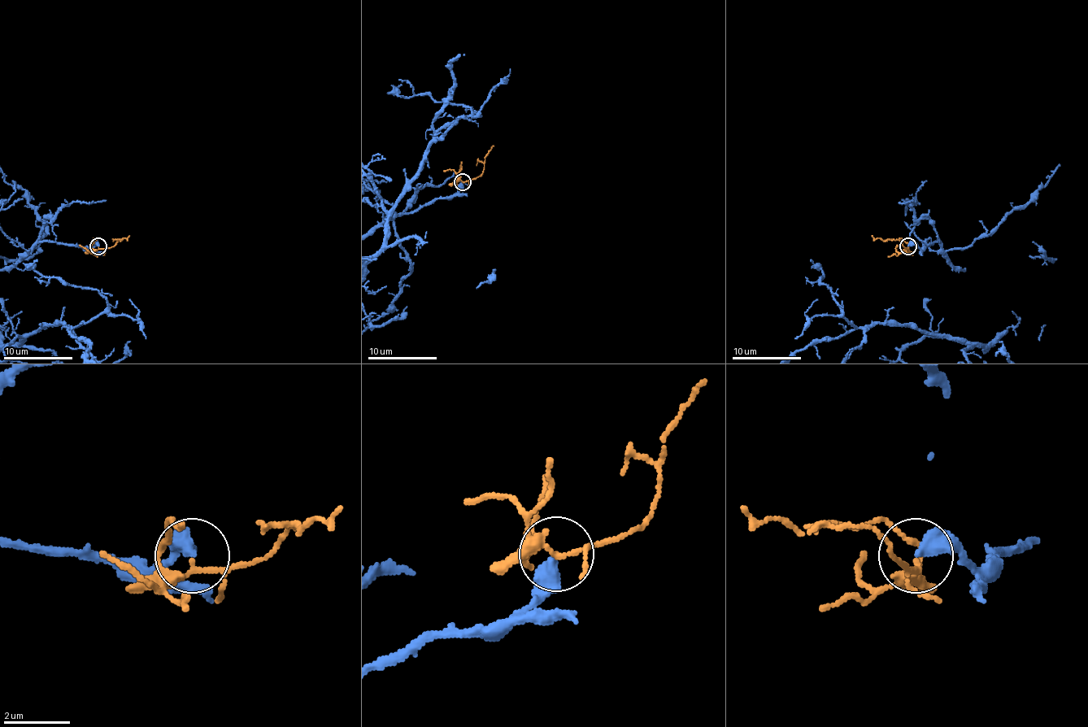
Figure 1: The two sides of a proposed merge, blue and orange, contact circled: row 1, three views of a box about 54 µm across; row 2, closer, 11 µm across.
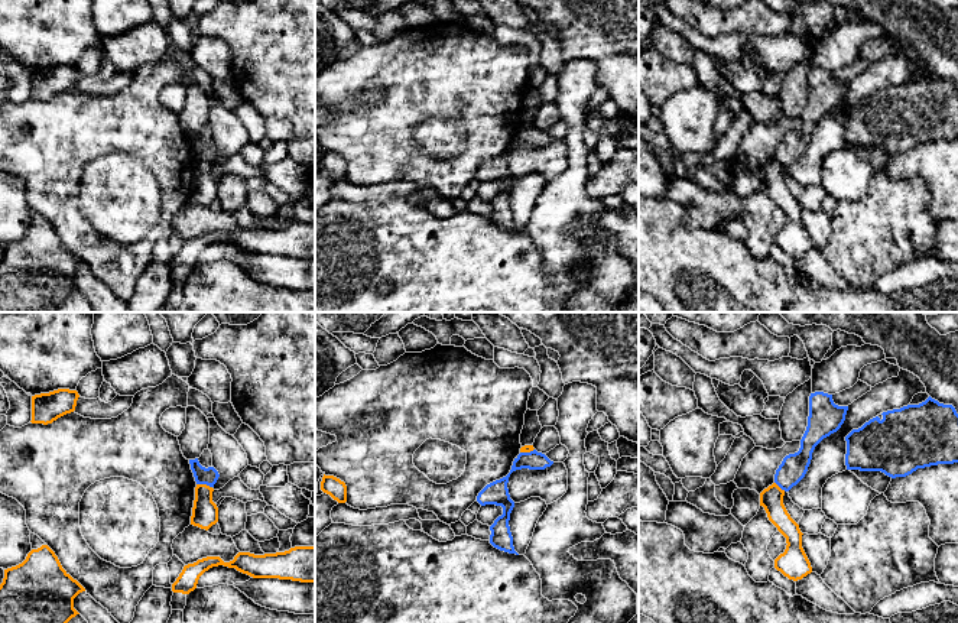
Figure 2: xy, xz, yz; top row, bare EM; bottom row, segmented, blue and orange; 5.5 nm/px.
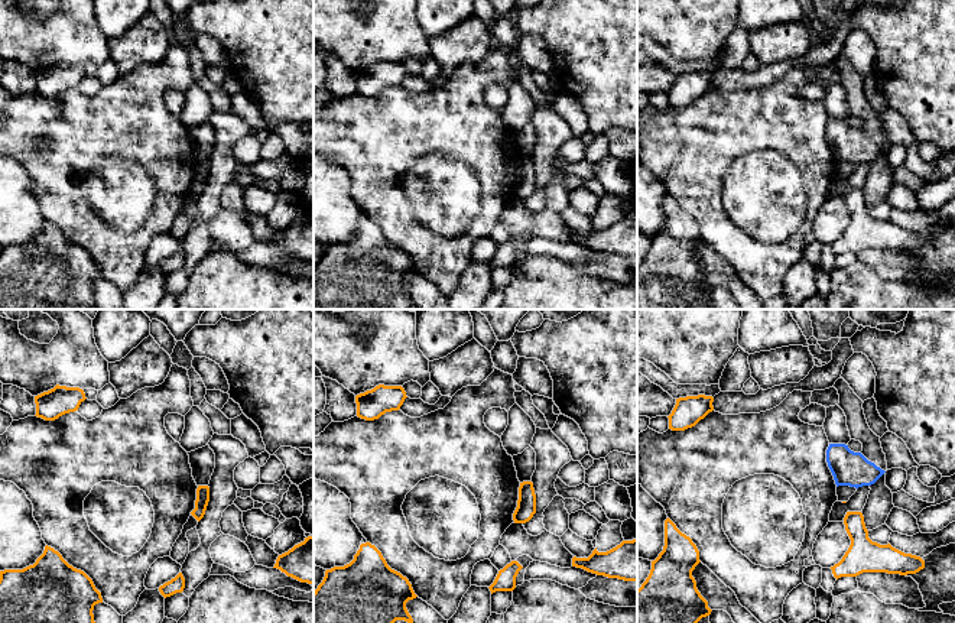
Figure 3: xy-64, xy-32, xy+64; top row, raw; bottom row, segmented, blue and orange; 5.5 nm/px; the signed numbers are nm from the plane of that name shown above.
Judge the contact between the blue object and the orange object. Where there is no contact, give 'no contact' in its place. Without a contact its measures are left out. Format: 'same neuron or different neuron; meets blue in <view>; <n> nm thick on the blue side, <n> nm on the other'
different neuron; meets blue in xy; 100 nm thick on the blue side, 140 nm on the other

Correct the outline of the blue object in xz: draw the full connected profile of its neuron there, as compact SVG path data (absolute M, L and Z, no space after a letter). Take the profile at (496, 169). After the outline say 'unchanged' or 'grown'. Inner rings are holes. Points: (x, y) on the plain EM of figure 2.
M536 126L530 129L520 129L512 142L510 149L496 156L490 160L487 160L477 172L477 178L481 182L486 181L496 181L503 184L503 191L499 192L494 199L490 202L491 211L490 211L490 220L504 228L516 230L513 223L513 212L510 208L509 197L510 189L514 184L514 178L510 175L507 159L509 153L513 147L529 145L529 146L545 146L546 143L551 143L553 137L551 137L545 130L538 129Z | unchanged

